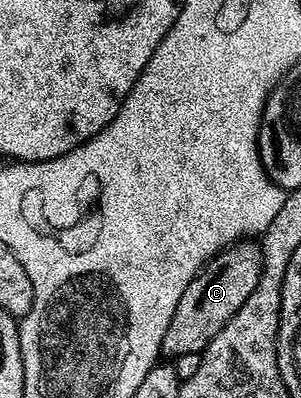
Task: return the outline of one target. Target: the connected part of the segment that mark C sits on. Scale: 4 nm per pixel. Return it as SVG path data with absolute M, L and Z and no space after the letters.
M252 241L233 243L204 264L194 281L186 285L182 301L178 301L174 317L166 328L166 337L162 337L161 356L175 357L186 353L200 355L204 352L210 341L214 341L214 337L218 337L218 333L222 333L224 326L232 320L234 313L246 305L246 297L250 297L258 285L261 269L260 248Z

